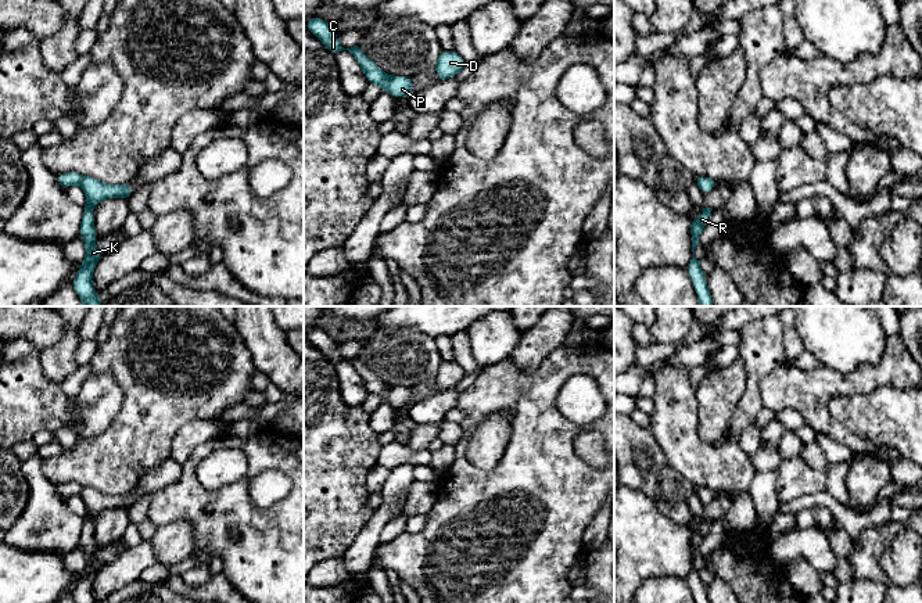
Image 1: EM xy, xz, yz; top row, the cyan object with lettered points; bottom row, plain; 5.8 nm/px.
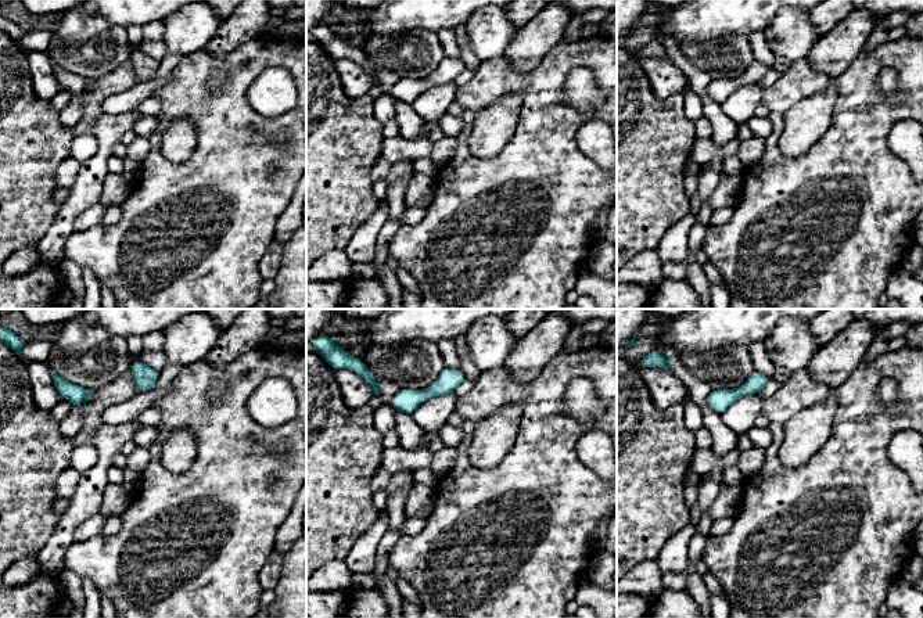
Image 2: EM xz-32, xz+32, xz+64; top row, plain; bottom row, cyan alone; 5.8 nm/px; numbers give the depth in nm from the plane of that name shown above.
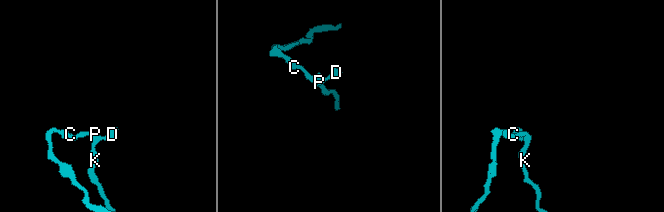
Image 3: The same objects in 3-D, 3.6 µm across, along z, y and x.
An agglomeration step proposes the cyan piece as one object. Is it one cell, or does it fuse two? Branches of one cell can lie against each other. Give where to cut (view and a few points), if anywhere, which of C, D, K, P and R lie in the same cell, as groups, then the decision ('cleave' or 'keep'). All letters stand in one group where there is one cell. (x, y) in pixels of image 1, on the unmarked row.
cut xz (391, 387), (386, 399); groups C / D K P R; cleave

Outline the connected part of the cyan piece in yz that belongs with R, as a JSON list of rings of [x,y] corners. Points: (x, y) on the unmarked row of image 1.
[[[703,518],[703,523],[699,528],[690,530],[690,549],[693,568],[690,570],[686,579],[695,596],[695,603],[710,603],[706,592],[706,585],[700,579],[700,573],[695,568],[695,560],[699,553],[702,542],[711,527],[711,521],[713,521],[711,518]]]

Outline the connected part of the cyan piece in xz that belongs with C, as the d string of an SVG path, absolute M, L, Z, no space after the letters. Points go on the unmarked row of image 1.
M309 329L306 331L306 338L326 356L333 366L337 366L342 360L348 360L360 376L369 394L380 396L383 402L387 401L391 387L381 381L369 367L366 367L358 356L344 359L337 351L337 342L334 342L323 329Z

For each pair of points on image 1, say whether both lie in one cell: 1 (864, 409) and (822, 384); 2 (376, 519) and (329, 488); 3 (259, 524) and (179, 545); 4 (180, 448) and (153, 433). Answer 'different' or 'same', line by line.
1: different
2: different
3: different
4: different

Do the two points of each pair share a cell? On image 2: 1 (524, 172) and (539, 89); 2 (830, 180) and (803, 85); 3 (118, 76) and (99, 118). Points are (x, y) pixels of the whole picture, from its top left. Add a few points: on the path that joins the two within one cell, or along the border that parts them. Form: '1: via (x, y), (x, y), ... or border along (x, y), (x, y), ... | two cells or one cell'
1: via (541, 151), (541, 110) | one cell
2: via (846, 148), (846, 93), (834, 82) | one cell
3: via (108, 86), (97, 97), (97, 108) | one cell

